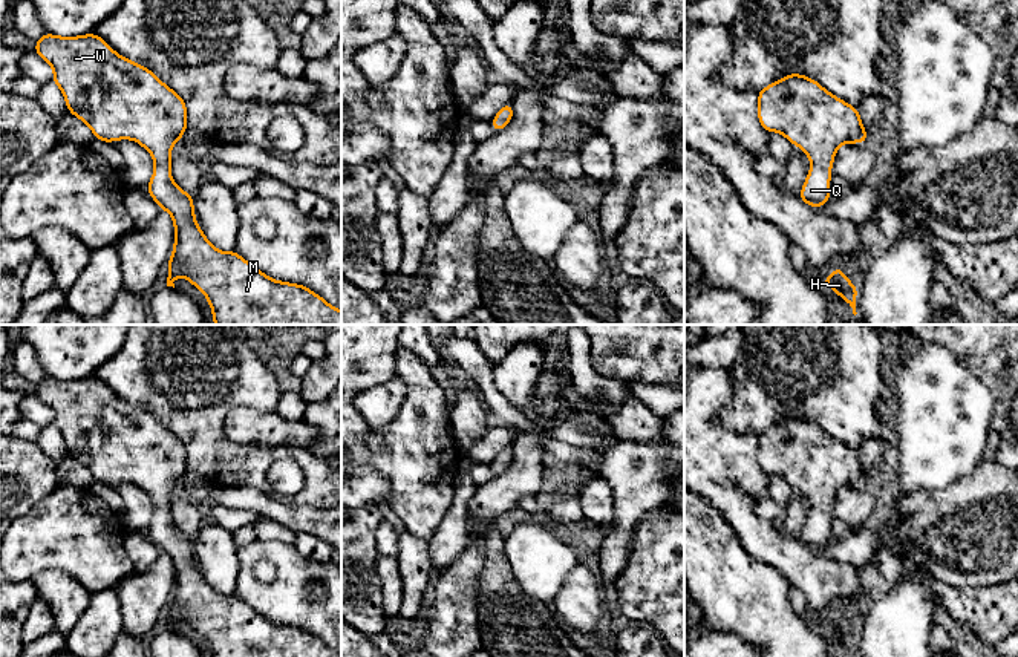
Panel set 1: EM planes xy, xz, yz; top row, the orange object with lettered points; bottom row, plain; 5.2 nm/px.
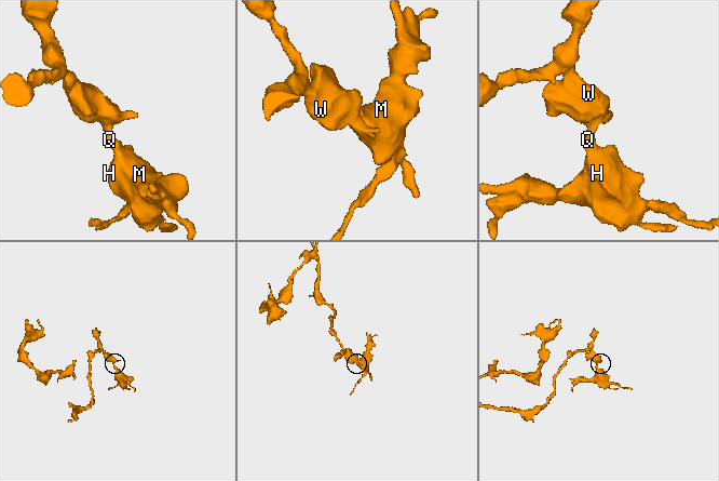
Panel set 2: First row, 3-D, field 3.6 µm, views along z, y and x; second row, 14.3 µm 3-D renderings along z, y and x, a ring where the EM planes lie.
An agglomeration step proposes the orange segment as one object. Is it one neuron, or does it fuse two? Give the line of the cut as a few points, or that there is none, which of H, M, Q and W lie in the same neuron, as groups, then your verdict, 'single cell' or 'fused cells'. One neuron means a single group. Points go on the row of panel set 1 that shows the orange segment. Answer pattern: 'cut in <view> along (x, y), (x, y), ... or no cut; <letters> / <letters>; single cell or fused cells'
no cut; H M Q W; single cell

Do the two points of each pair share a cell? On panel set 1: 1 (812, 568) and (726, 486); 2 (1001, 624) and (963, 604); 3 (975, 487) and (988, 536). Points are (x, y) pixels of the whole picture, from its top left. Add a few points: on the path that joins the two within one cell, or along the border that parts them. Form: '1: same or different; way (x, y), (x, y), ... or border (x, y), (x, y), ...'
1: same; way (787, 553), (778, 550), (738, 510)
2: same; way (992, 614), (972, 608)
3: same; way (986, 500), (986, 524)

